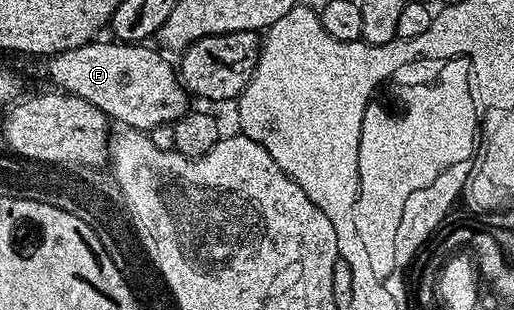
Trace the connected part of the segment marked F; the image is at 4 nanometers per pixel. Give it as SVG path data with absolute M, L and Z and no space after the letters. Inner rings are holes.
M95 41L88 45L80 45L76 49L68 49L59 55L51 55L45 60L46 75L55 83L59 92L68 95L79 95L84 101L96 105L105 113L106 118L122 127L131 127L137 131L149 133L156 125L175 123L188 110L188 91L173 62L165 59L167 56L161 50L153 51L150 45L141 43L119 43Z

